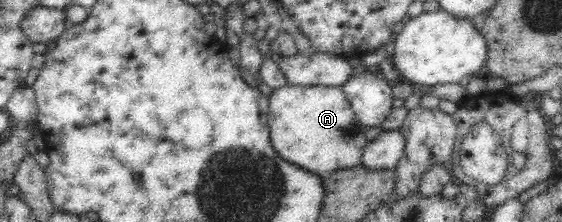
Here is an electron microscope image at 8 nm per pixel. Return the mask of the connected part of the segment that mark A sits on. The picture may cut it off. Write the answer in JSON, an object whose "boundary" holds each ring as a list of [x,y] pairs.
{"boundary":[[[285,85],[268,96],[269,137],[273,151],[303,171],[324,178],[333,171],[360,166],[367,146],[366,127],[356,119],[341,87]]]}

